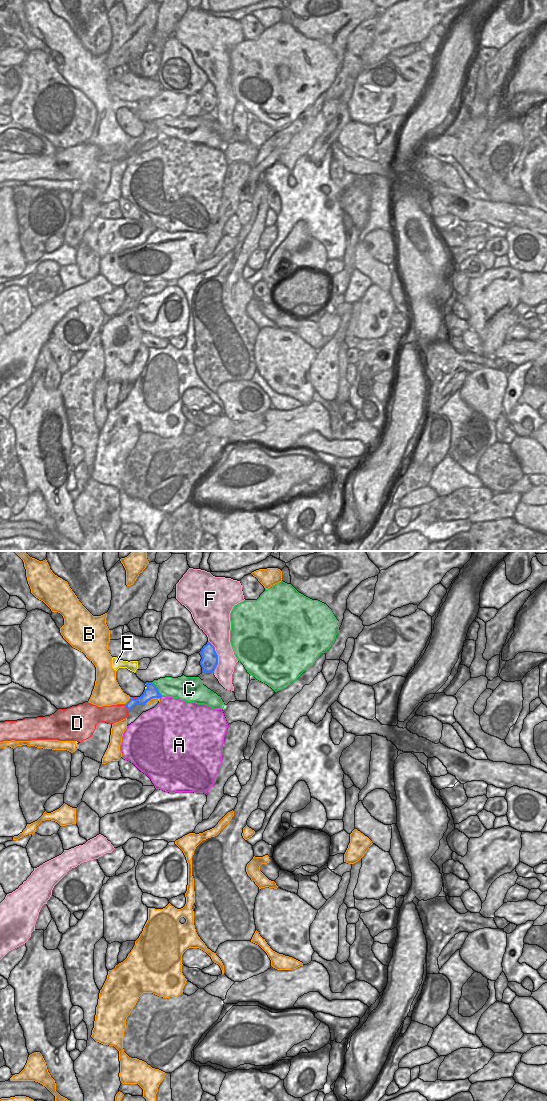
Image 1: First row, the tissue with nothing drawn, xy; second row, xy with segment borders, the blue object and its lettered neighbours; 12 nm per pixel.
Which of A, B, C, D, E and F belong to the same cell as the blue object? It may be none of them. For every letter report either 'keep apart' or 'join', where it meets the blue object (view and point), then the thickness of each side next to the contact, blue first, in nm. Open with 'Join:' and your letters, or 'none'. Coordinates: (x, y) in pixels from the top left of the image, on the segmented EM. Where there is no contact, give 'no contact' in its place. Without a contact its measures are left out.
Join: none
A: keep apart; contact xy (160, 698); calibres 150 and 440 nm
B: keep apart; contact xy (123, 704); calibres 120 and 320 nm
C: keep apart; contact xy (157, 689); calibres 150 and 240 nm
D: keep apart; contact xy (124, 704); calibres 120 and 220 nm
E: keep apart; contact xy (146, 688); calibres 150 and 20 nm
F: keep apart; contact xy (217, 656); calibres 200 and 260 nm

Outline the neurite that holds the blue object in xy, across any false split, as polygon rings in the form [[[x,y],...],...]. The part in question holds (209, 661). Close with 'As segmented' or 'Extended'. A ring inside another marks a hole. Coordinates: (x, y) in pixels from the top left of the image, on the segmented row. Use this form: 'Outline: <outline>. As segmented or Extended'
Outline: [[[208,641],[199,653],[202,657],[200,661],[202,673],[214,673],[218,665],[218,655],[215,651],[215,647]]]. As segmented

